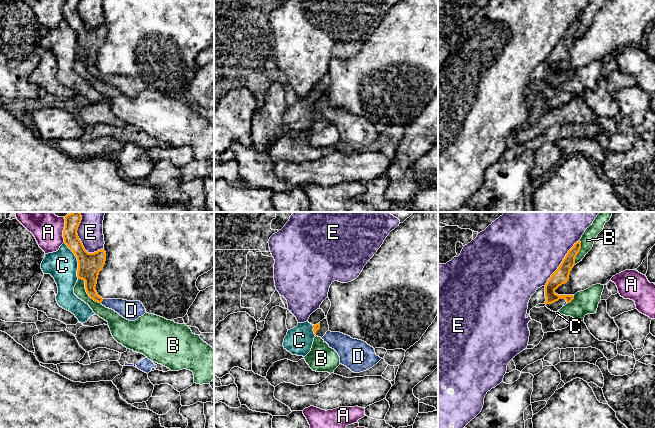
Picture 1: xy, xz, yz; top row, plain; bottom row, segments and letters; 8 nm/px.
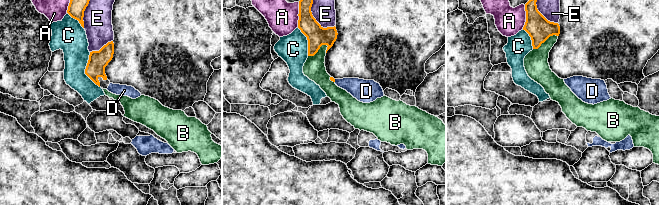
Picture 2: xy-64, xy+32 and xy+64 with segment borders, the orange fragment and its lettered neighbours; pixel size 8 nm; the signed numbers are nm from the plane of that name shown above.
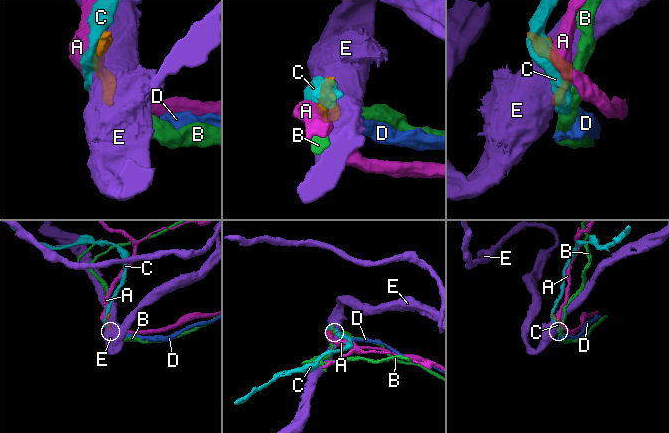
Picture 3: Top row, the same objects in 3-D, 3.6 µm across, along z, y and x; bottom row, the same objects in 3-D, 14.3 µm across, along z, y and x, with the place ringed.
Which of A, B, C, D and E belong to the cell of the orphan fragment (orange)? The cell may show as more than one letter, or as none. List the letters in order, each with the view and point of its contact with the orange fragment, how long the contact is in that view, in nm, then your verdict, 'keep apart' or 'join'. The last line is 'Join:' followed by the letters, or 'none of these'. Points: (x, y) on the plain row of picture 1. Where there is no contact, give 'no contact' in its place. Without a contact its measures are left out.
A: meets orange in xy at (63, 9); contact 150 nm long; keep apart
B: meets orange in xy at (86, 67); contact 280 nm long; keep apart
C: meets orange in xy at (77, 36); contact 320 nm long; keep apart
D: meets orange in xy at (101, 77); contact 40 nm long; join
E: meets orange in yz at (562, 38); contact 480 nm long; keep apart
Join: D

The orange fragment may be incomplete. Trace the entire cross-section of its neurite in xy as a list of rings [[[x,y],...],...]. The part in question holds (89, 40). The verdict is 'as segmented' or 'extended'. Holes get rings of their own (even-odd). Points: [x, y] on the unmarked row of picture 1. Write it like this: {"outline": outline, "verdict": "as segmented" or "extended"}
{"outline": [[[65,0],[63,6],[64,19],[75,30],[78,37],[77,53],[85,57],[87,70],[94,77],[101,79],[106,84],[112,85],[123,94],[135,97],[146,88],[140,77],[127,77],[123,75],[103,75],[95,65],[99,48],[106,37],[104,25],[88,29],[78,13],[77,6],[80,0]]], "verdict": "extended"}

